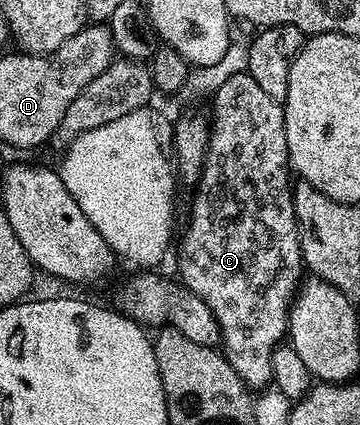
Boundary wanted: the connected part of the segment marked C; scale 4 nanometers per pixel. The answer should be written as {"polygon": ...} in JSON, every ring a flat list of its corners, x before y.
{"polygon":[[248,72,230,75,230,79,226,79,226,83,222,83,222,87,216,89,211,101,212,113,210,112,208,154,204,160,204,170,200,176,198,186,200,194,192,201,192,214,188,217,188,226,184,229,184,238,180,241,180,277,185,281,181,282,186,286,188,292,198,295,198,299,202,299,206,303,206,307,214,313,214,319,220,328,222,352,227,357,230,367,234,367,234,371,241,377,249,390,260,391,273,384,272,351,285,340,288,331,288,311,292,307,298,286,301,284,300,269,302,273,302,266,304,265,304,257,300,254,300,227,292,202,294,177,290,172,288,148,286,147,284,107,281,102,270,99,270,95,266,95,266,91,262,91,262,87,258,87,258,83,254,83,254,79]]}

